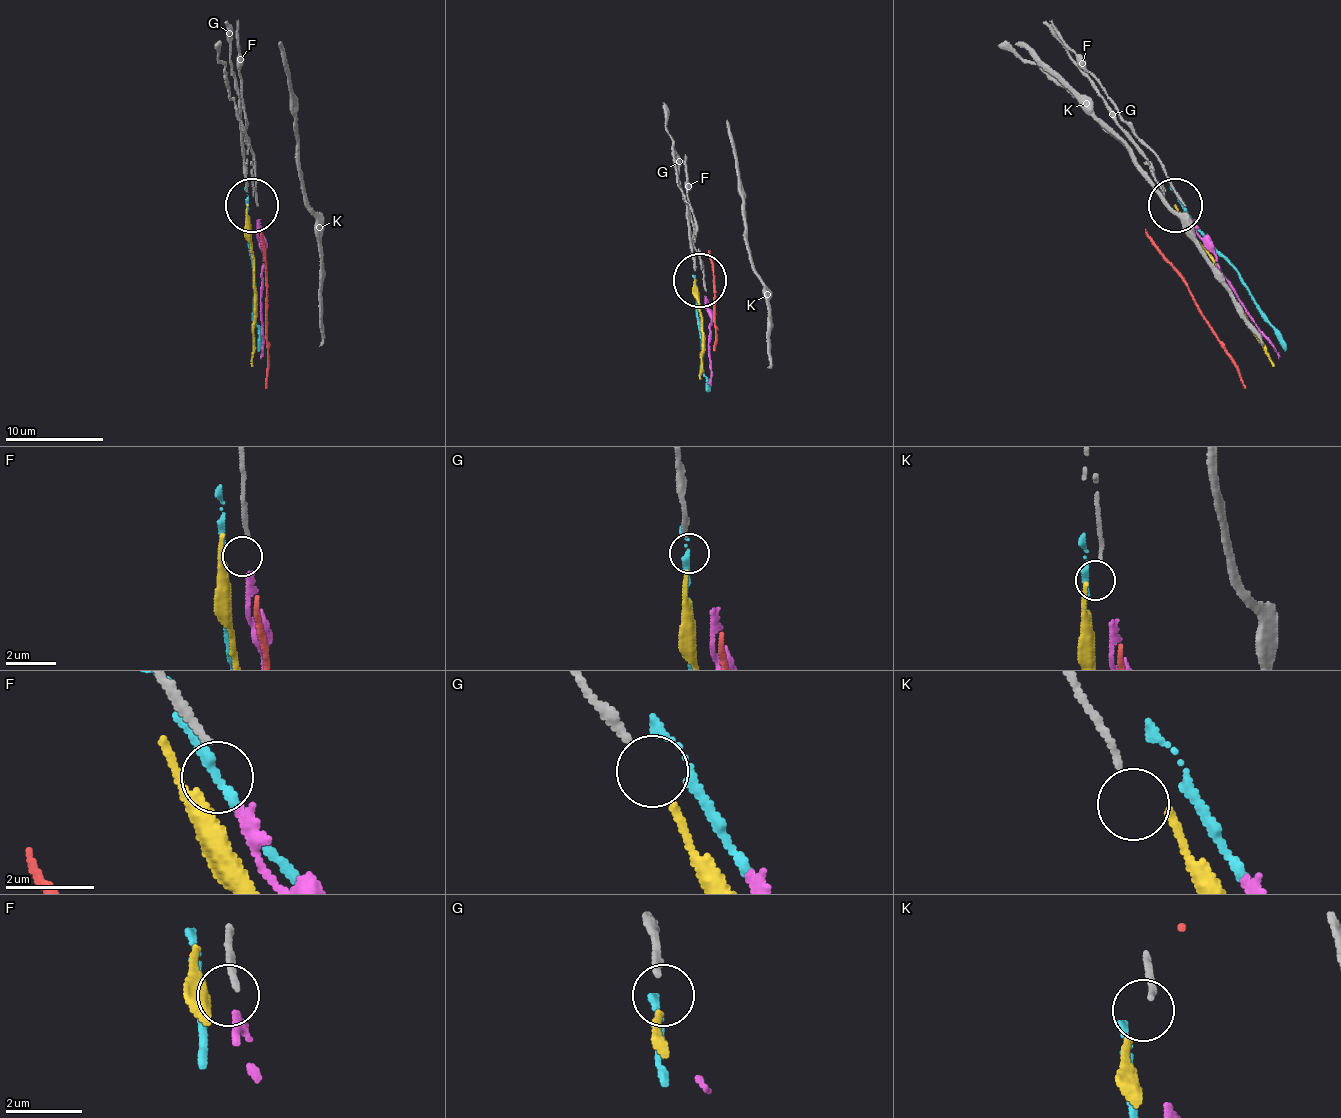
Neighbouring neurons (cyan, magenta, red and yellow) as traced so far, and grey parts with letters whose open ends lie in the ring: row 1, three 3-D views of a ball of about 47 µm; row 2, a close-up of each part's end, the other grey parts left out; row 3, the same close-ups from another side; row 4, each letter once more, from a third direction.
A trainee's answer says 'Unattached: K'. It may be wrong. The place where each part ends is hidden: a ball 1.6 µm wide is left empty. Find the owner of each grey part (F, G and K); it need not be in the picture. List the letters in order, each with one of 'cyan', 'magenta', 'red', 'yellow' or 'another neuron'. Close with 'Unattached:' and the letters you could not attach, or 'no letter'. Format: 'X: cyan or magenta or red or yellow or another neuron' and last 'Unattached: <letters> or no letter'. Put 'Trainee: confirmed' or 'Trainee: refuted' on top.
Trainee: confirmed
F: magenta
G: yellow
K: another neuron
Unattached: K

